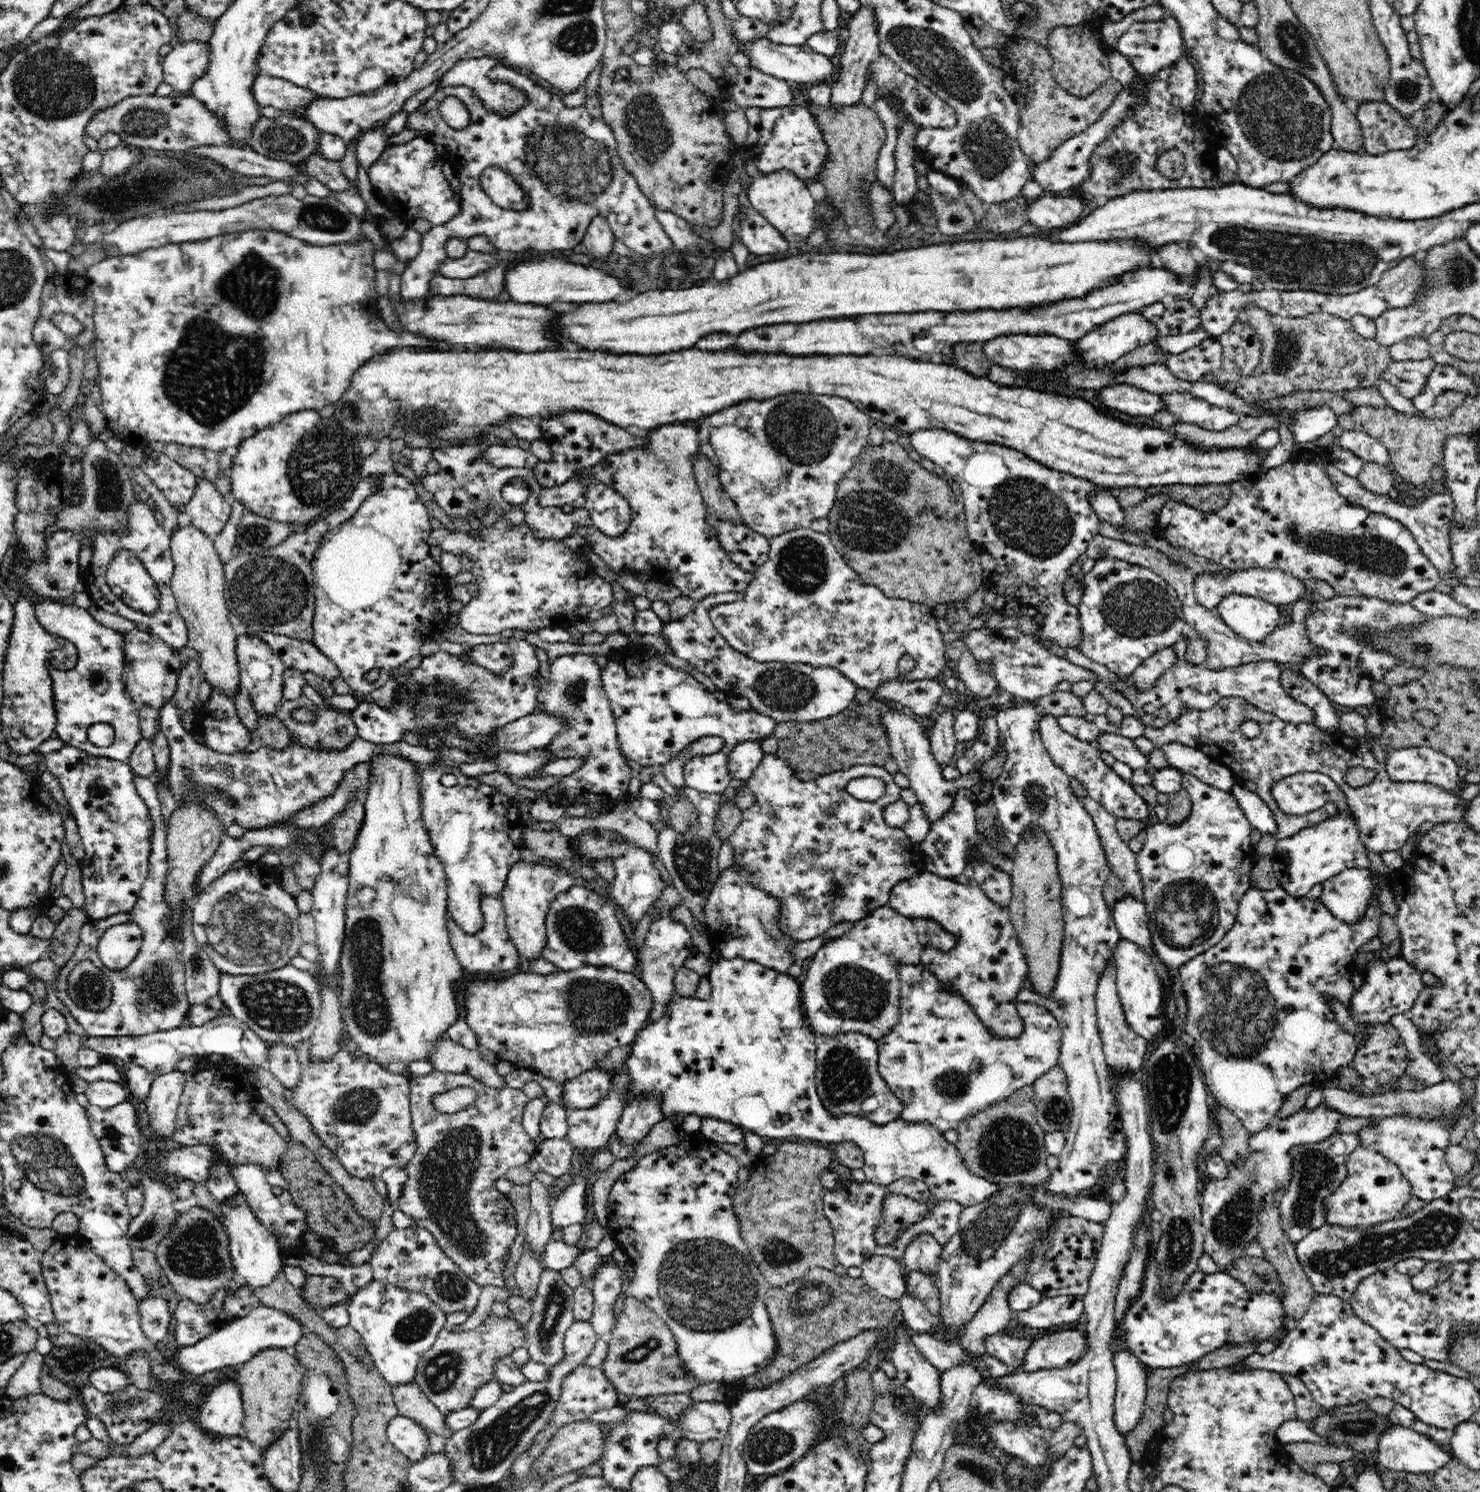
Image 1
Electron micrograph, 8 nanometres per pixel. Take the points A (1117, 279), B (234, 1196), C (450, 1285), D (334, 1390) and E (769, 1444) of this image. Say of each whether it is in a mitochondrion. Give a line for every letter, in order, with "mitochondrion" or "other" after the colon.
A: other
B: other
C: mitochondrion
D: other
E: mitochondrion

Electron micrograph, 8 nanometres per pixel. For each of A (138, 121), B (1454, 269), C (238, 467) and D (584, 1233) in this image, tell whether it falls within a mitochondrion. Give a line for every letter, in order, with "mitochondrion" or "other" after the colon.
A: mitochondrion
B: mitochondrion
C: other
D: other

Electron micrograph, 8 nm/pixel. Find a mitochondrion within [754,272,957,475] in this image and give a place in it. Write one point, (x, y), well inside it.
(804, 429)

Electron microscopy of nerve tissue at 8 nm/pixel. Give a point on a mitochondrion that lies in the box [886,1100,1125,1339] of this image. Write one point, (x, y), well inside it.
(1008, 1146)

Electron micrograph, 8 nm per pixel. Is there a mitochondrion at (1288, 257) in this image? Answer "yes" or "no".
yes

